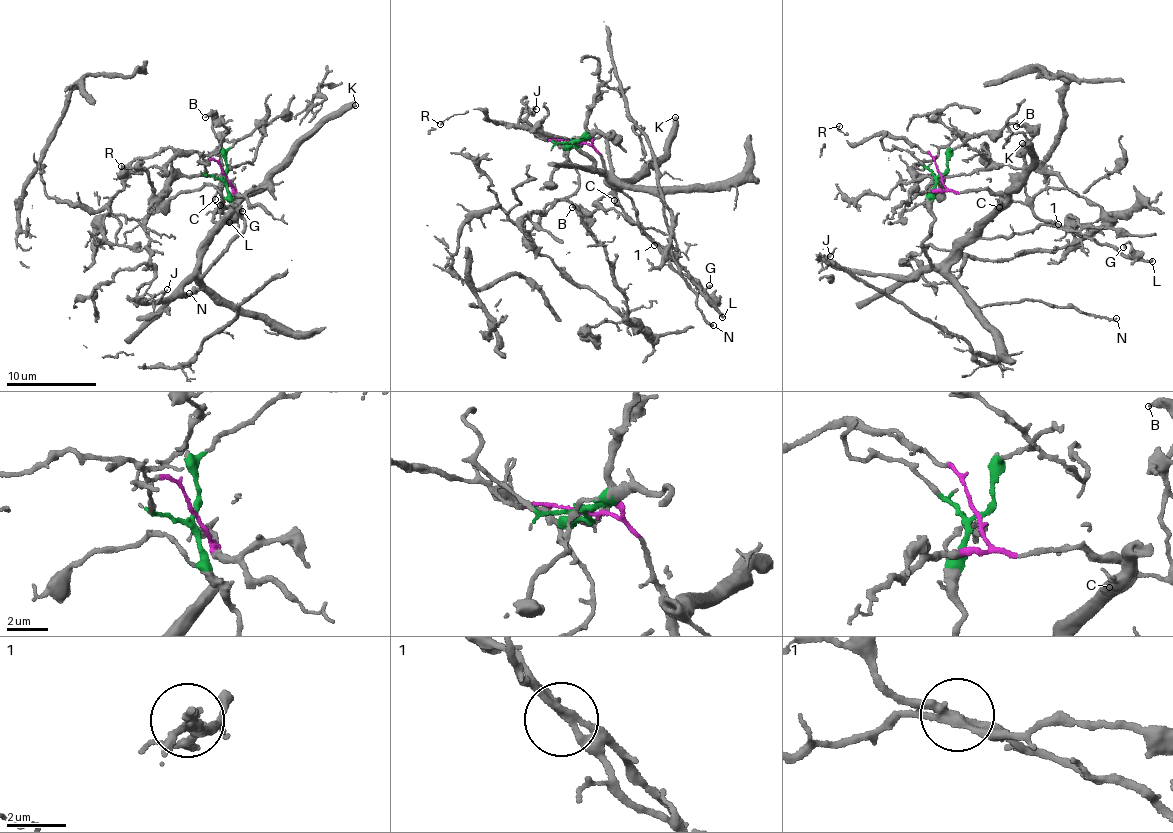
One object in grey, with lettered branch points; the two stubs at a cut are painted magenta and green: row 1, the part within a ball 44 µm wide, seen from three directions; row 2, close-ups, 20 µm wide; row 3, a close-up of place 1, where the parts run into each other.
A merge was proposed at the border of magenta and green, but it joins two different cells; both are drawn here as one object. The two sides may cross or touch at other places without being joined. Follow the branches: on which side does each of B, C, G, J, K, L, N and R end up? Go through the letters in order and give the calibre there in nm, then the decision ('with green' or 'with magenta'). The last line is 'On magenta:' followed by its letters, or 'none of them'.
B: 280 nm thick; with magenta
C: 150 nm thick; with magenta
G: 140 nm thick; with magenta
J: 100 nm thick; with green
K: 400 nm thick; with green
L: 280 nm thick; with magenta
N: 180 nm thick; with green
R: 110 nm thick; with magenta
On magenta: B, C, G, L, R

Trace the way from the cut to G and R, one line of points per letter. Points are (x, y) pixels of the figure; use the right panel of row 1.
G: (941, 174), (944, 186), (954, 191), (1005, 193), (1043, 220), (1127, 254), (1132, 246), (1126, 243), (1123, 248)
R: (941, 174), (932, 156), (909, 140), (879, 132), (850, 142), (839, 131), (839, 125)

